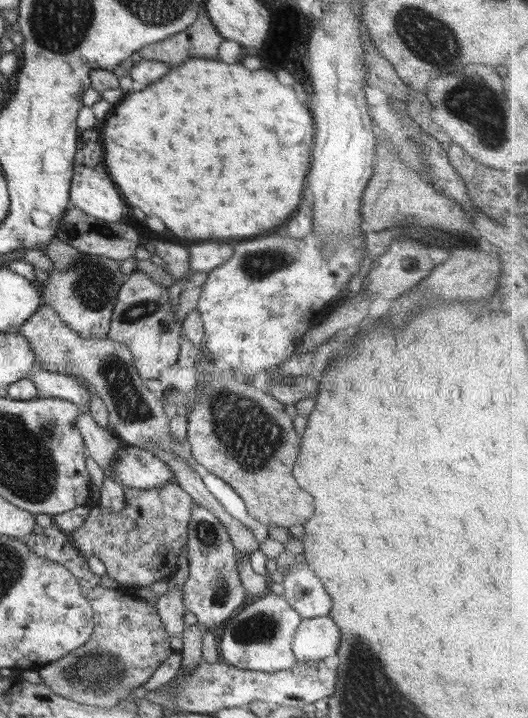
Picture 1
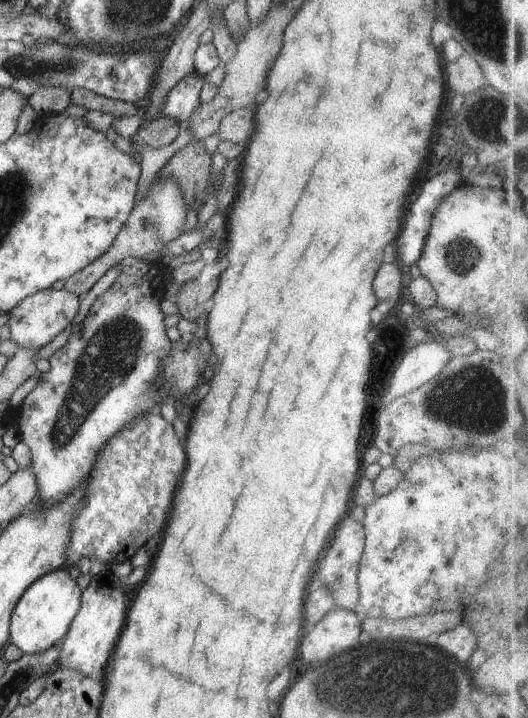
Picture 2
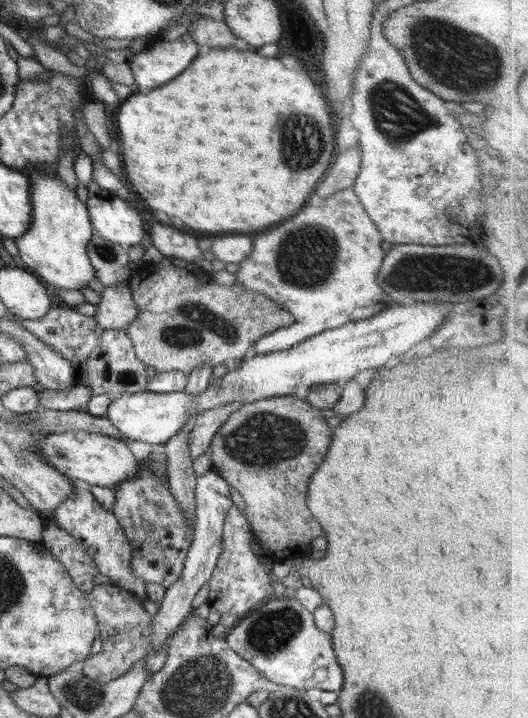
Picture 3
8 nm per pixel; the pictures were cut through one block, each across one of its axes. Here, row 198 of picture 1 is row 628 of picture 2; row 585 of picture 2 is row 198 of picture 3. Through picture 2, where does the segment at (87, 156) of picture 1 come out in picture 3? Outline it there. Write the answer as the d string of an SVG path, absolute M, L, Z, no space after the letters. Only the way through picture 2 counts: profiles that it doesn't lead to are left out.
M93 180L87 187L89 193L85 205L94 232L125 248L140 244L144 238L144 222L127 199L102 189Z

